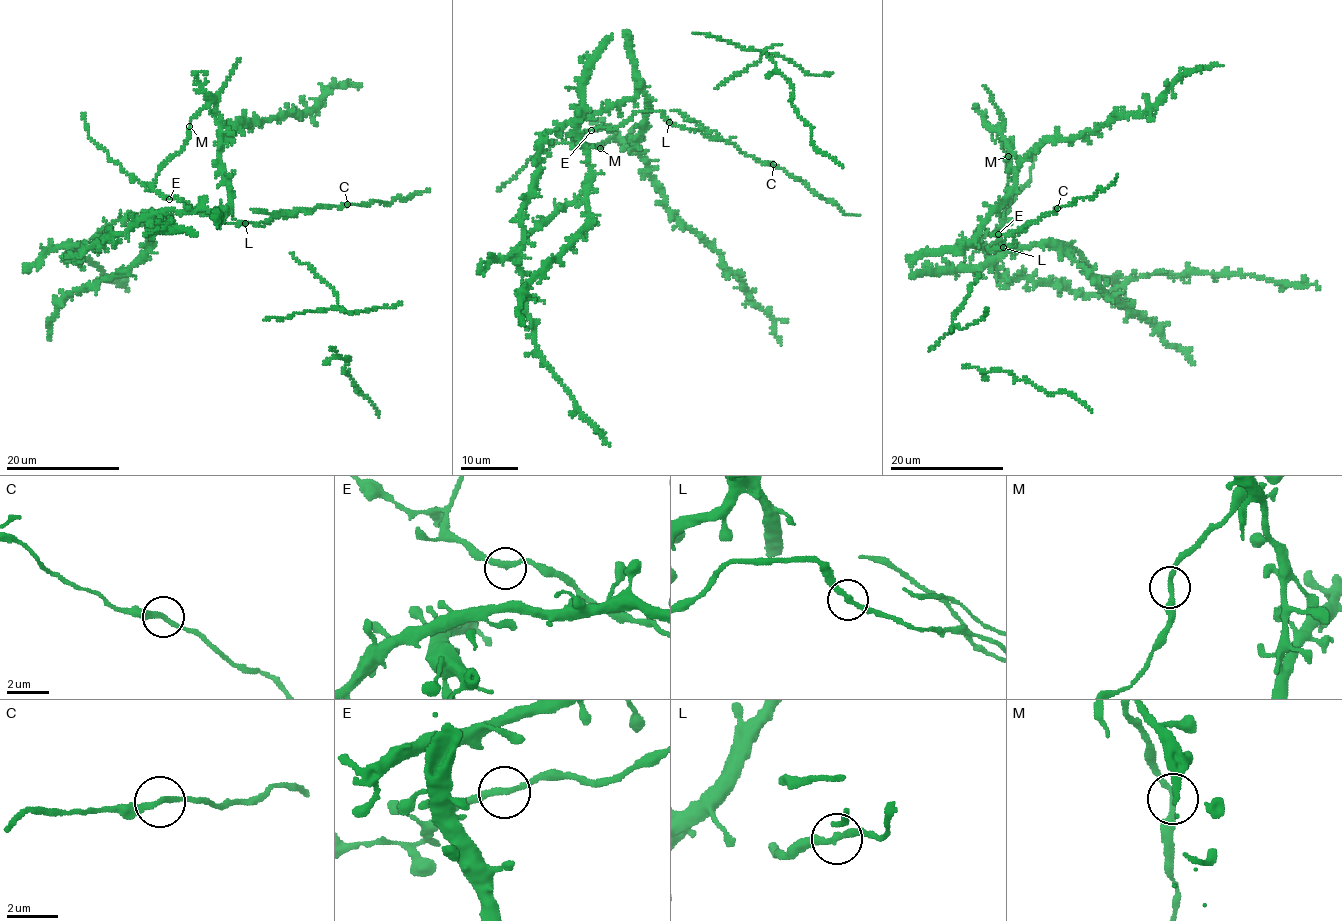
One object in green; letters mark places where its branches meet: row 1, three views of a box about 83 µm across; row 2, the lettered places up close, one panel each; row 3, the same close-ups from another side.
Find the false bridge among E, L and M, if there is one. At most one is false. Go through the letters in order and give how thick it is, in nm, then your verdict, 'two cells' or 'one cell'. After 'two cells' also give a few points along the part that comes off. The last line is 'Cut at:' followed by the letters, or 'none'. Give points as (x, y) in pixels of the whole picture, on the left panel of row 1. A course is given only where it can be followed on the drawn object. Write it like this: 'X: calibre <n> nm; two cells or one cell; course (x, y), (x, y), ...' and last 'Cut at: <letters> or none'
E: calibre 240 nm; one cell
L: calibre 240 nm; two cells; course (245, 223), (265, 226), (277, 217), (317, 206), (389, 203), (429, 189)
M: calibre 240 nm; one cell
Cut at: L

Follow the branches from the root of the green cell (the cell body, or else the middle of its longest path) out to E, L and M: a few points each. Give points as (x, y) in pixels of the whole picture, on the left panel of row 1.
E: (211, 101), (191, 120), (189, 139), (185, 146), (158, 172), (154, 189), (169, 199)
L: (211, 101), (191, 120), (188, 141), (158, 172), (154, 189), (165, 197), (186, 201), (214, 218), (245, 223)
M: (211, 101), (191, 120), (189, 126)

